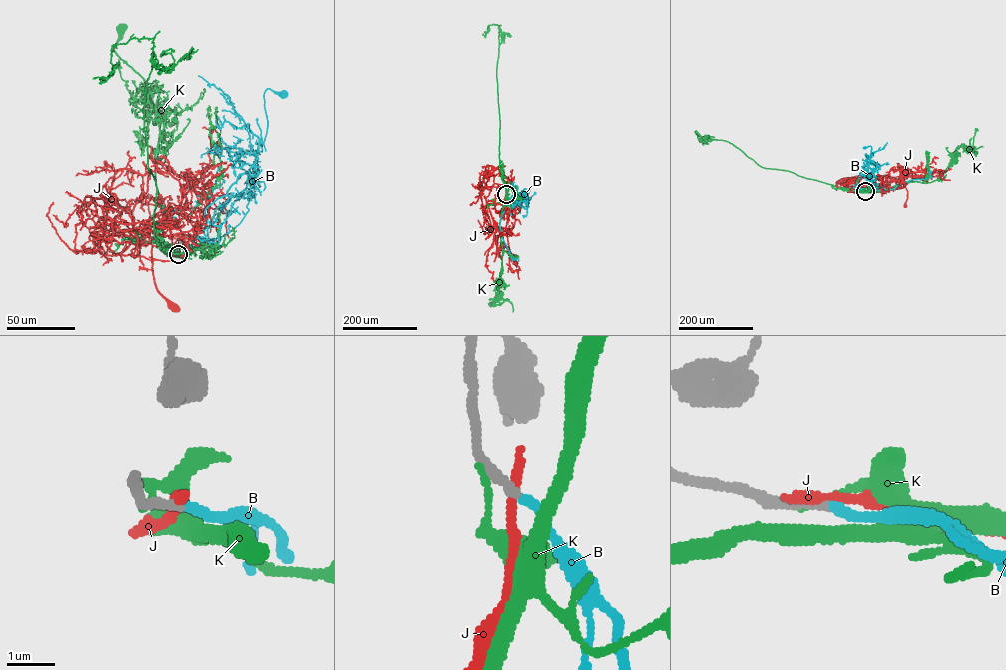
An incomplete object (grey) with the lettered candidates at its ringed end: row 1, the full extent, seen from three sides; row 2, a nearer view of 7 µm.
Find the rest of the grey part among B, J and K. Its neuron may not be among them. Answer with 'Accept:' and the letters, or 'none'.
Accept: B

